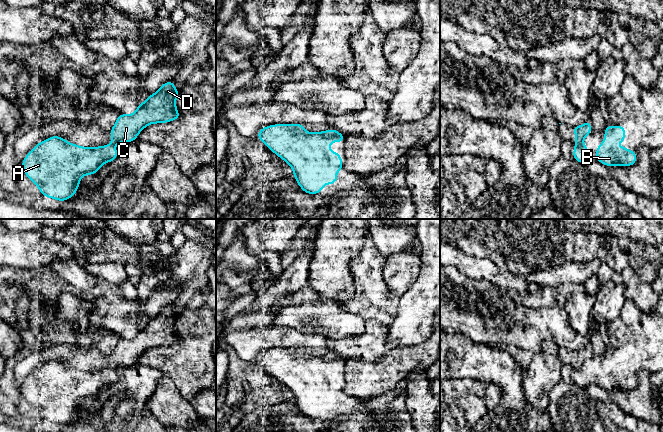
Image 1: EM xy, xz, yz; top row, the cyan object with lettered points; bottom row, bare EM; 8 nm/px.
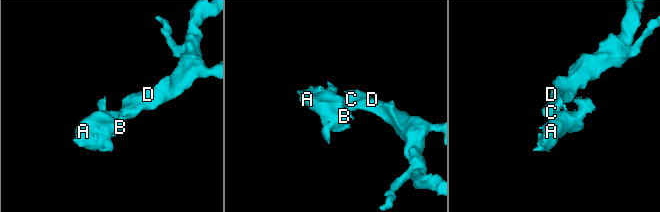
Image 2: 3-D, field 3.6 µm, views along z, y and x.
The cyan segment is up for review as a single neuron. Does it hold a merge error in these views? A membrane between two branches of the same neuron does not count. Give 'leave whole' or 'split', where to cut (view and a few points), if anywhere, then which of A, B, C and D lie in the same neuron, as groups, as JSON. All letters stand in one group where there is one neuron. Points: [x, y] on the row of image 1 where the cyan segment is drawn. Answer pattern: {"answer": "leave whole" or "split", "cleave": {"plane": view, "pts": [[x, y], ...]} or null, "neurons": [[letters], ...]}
{"answer": "split", "cleave": {"plane": "yz", "pts": [[582, 143], [576, 146]]}, "neurons": [["A", "B"], ["C", "D"]]}

